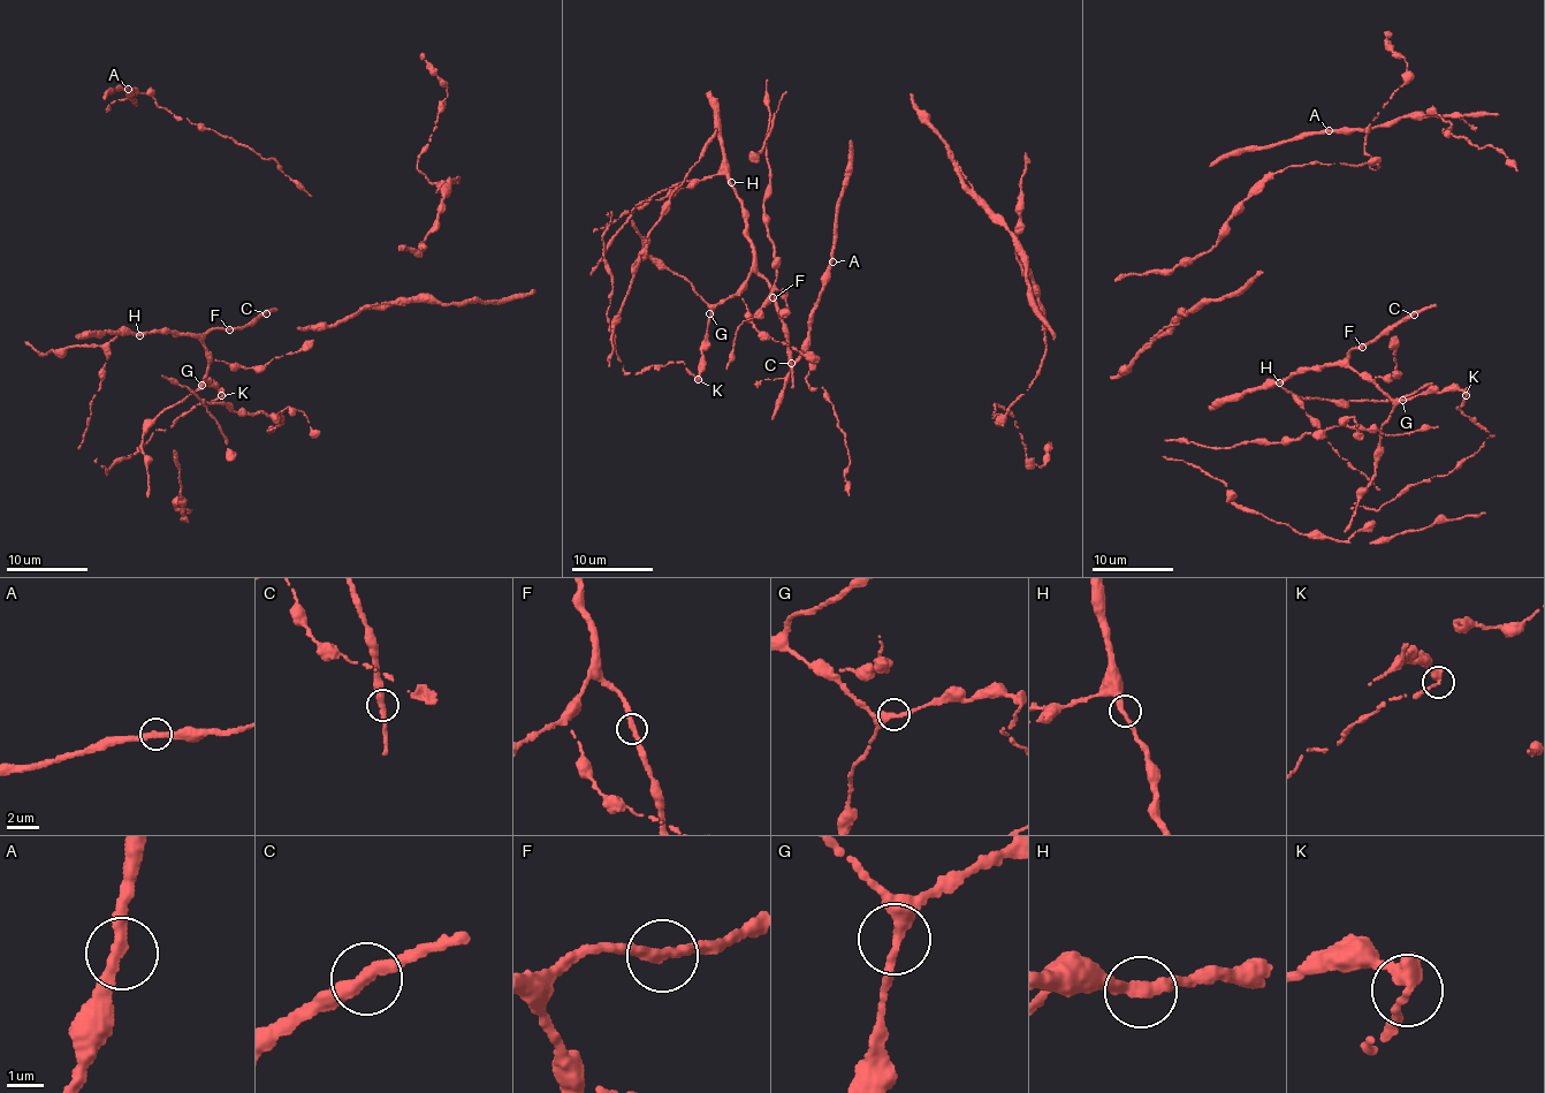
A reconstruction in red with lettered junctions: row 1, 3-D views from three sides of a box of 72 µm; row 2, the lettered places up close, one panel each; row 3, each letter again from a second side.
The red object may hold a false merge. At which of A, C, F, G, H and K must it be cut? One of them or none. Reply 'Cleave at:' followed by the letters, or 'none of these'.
Cleave at: K

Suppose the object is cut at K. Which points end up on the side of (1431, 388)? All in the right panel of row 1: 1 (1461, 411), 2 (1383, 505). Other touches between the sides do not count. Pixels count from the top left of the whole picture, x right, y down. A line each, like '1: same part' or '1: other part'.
1: other part
2: other part

